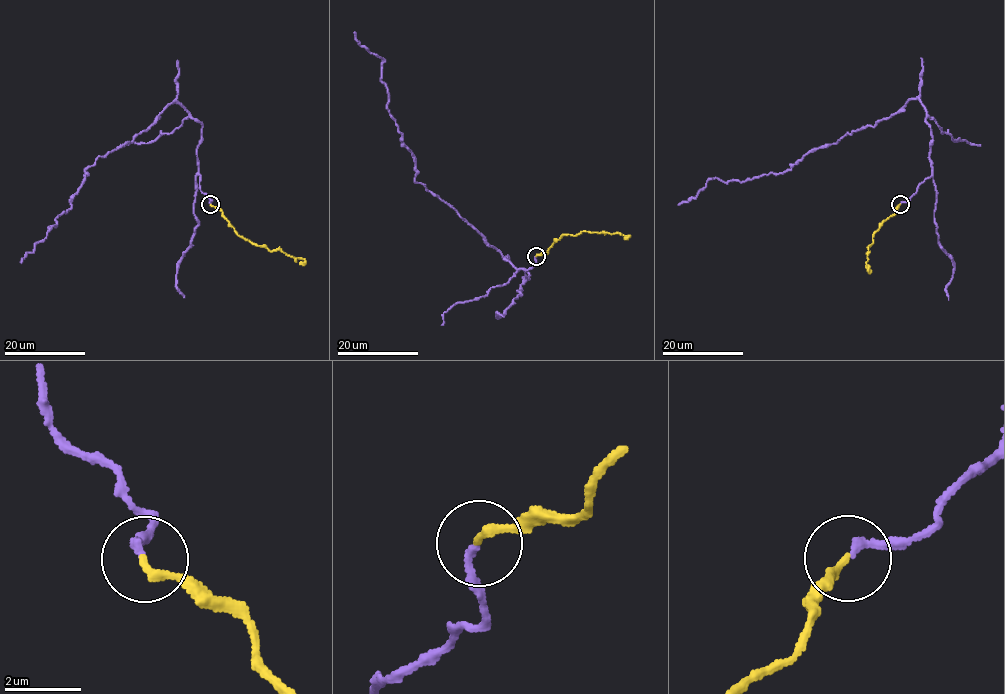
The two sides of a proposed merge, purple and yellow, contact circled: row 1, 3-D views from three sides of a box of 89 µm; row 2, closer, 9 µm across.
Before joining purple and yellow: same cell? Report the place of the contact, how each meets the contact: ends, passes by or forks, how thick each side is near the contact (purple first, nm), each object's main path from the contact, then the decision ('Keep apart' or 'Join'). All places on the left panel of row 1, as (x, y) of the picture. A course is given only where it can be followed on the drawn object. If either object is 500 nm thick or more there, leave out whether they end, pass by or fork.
Place: (210, 204). At the ring purple ends. At the ring yellow ends. Thickness 220 nm (purple) against 240 nm. Course of purple: (211, 204), (198, 173), (202, 124), (171, 102), (132, 142), (99, 156), (85, 170), (71, 207), (21, 263). Course of yellow: (211, 204), (221, 211), (238, 235), (257, 246), (282, 251), (304, 261), (299, 263). Join

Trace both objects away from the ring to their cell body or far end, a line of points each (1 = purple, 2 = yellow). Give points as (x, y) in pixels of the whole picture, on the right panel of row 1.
1: (901, 203), (932, 175), (932, 129), (917, 99), (781, 173), (709, 179), (678, 205)
2: (900, 203), (874, 234), (873, 242), (868, 247), (868, 269), (871, 271)

